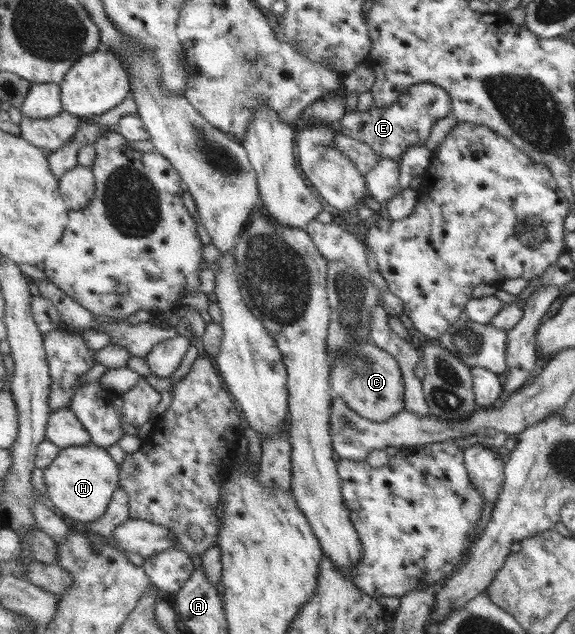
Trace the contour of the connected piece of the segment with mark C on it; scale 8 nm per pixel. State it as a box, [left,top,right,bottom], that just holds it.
[330,340,404,422]

